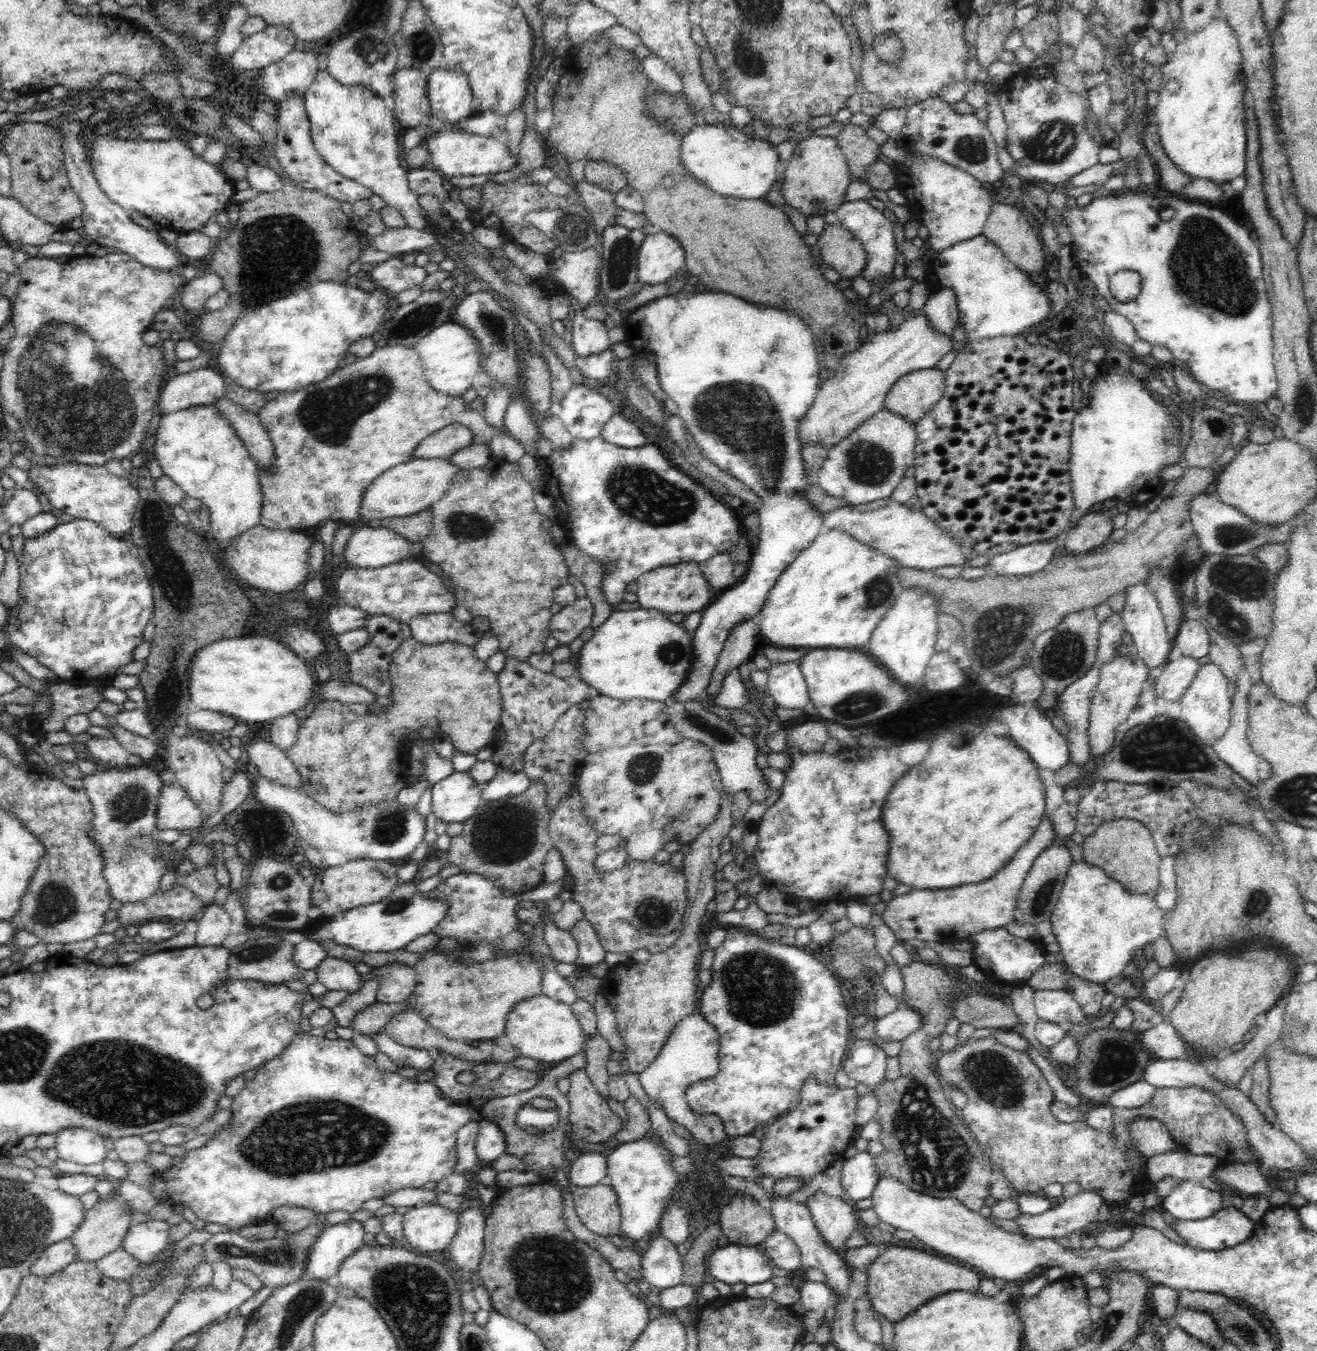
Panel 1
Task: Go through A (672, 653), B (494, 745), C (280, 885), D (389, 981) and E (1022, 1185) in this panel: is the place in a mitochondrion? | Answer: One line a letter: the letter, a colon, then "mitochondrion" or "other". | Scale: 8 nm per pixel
A: mitochondrion
B: other
C: mitochondrion
D: other
E: other

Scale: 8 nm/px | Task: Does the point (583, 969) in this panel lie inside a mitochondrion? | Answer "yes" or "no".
no

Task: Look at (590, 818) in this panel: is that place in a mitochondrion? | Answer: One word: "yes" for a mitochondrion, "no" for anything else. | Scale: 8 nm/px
no

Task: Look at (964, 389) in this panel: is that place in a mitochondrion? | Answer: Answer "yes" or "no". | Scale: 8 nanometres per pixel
no

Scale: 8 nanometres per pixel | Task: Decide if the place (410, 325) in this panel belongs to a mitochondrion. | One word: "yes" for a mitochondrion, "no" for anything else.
yes

